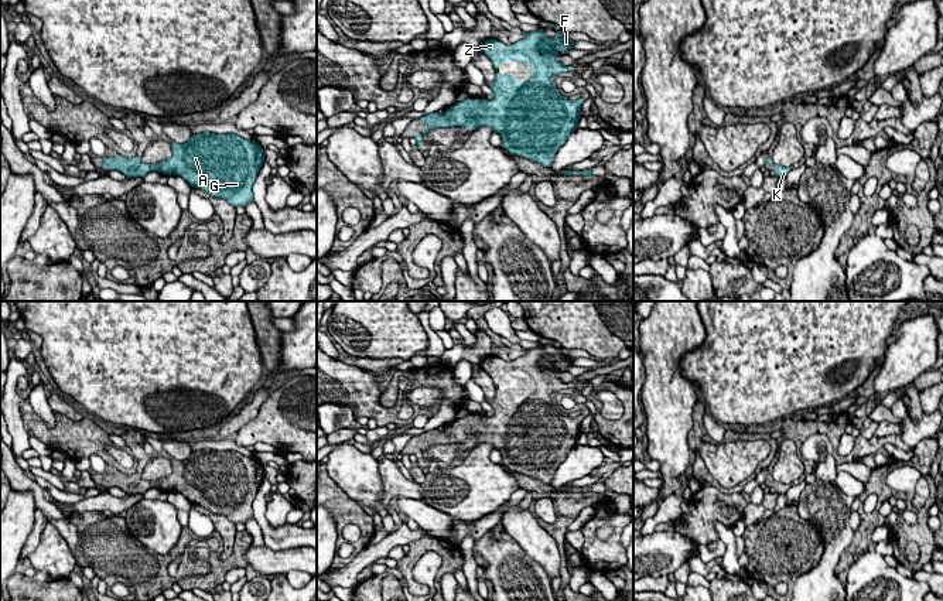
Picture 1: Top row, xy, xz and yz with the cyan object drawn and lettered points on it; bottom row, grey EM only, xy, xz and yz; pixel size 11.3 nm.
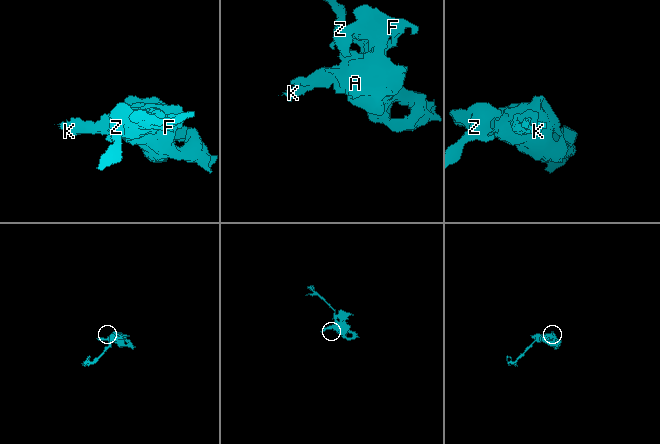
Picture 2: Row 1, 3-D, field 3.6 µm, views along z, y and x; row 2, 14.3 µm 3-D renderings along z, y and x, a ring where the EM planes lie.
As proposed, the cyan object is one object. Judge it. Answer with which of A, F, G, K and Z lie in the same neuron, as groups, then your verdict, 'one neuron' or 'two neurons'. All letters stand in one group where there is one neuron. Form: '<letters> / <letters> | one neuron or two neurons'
A F G K Z | one neuron

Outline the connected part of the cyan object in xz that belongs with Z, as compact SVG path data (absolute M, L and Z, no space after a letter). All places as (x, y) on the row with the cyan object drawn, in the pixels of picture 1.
M543 28L523 33L525 38L509 44L506 51L502 49L502 41L495 38L486 40L481 45L481 49L496 69L500 62L525 62L530 66L530 78L517 81L512 75L495 74L495 81L491 83L491 89L493 91L492 100L471 100L468 98L462 102L457 102L447 109L444 115L434 112L420 117L420 122L426 120L428 124L423 129L421 134L411 134L411 137L417 140L418 148L423 148L423 136L431 129L461 126L474 130L481 124L482 127L492 127L493 133L500 133L502 147L510 154L525 157L544 167L551 167L556 153L577 129L581 116L581 105L585 100L582 98L577 100L561 98L553 85L553 76L571 71L571 66L563 65L556 58L560 51L573 49L574 45L574 41L564 38L561 33L563 31L557 31L558 35L554 38L547 37Z

